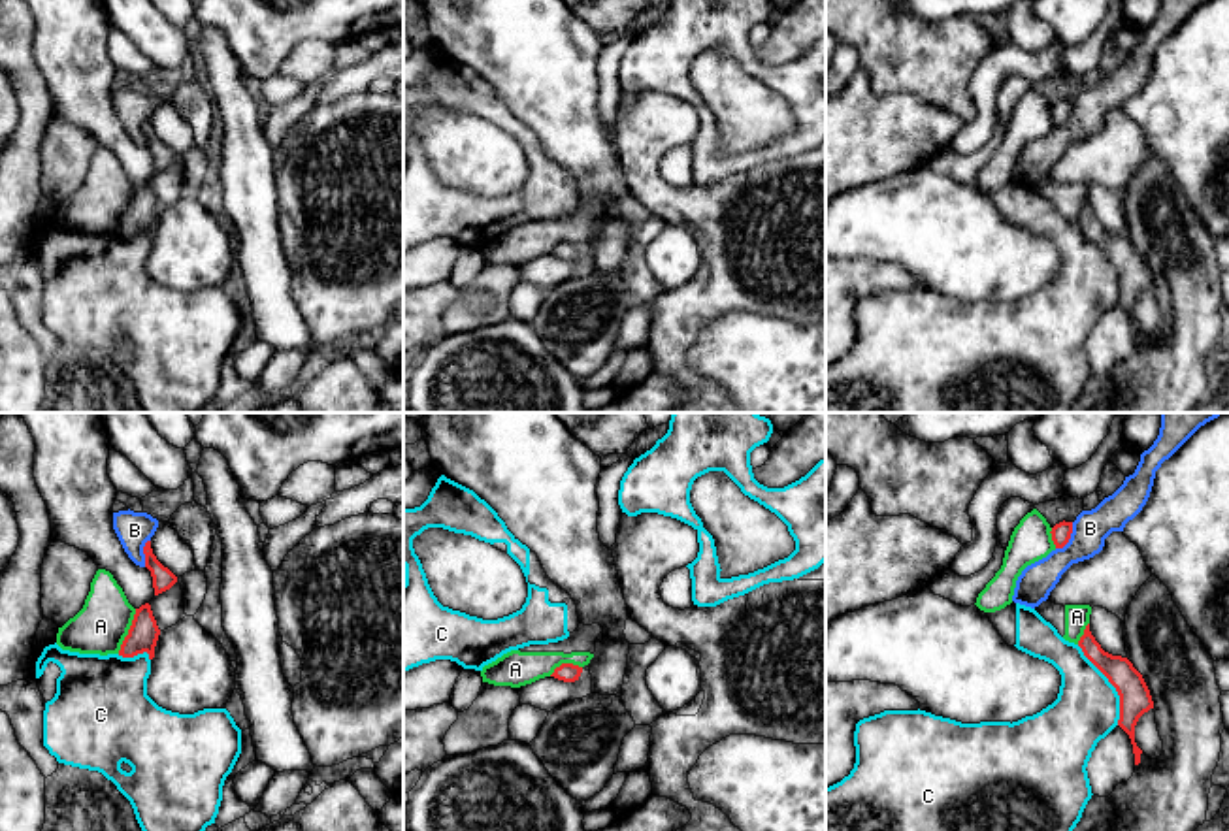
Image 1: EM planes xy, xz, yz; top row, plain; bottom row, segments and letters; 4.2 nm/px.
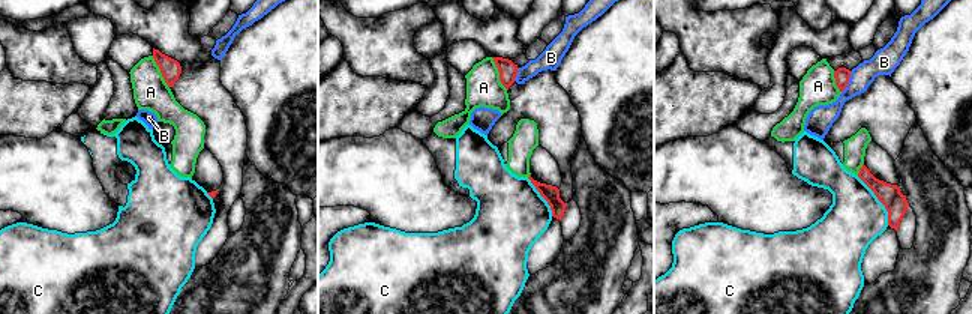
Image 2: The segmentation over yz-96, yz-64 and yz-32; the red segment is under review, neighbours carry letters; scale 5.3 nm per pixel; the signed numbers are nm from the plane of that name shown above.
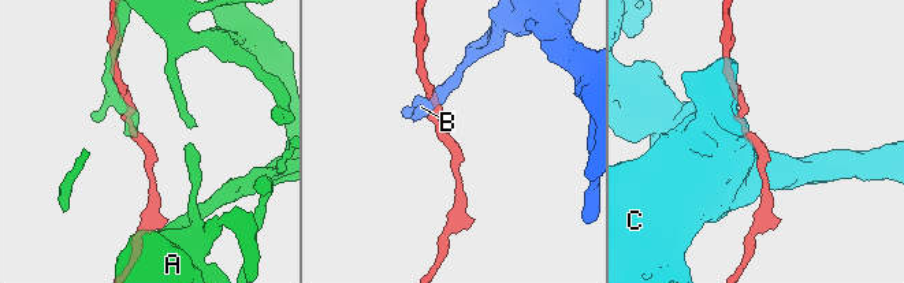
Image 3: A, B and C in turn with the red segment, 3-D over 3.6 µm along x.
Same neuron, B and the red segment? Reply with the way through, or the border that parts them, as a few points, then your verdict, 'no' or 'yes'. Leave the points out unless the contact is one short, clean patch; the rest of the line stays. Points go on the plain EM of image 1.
border along yz (1073, 100), (1069, 117), (1056, 127); no

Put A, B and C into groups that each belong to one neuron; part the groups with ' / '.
A / B / C

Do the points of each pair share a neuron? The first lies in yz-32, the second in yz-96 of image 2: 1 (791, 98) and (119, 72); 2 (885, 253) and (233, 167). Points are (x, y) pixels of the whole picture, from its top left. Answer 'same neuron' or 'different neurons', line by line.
1: same neuron
2: same neuron

